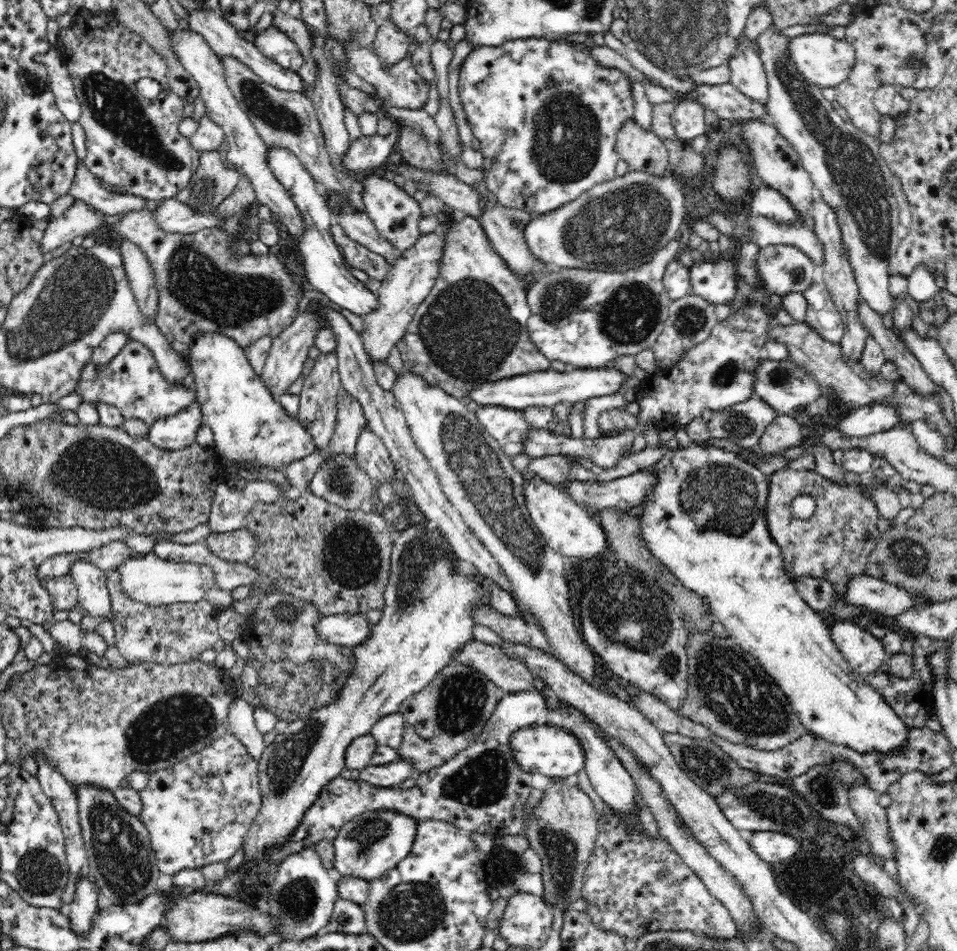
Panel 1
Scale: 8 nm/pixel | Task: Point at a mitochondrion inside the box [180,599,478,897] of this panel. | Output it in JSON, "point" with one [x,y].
{"point":[284,764]}

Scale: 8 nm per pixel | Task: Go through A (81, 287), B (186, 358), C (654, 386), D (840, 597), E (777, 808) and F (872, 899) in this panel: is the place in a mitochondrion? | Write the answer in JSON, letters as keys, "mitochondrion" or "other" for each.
{"A":"mitochondrion","B":"other","C":"other","D":"other","E":"mitochondrion","F":"other"}

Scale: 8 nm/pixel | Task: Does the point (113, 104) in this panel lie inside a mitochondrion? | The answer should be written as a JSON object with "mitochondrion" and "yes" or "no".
{"mitochondrion":"yes"}

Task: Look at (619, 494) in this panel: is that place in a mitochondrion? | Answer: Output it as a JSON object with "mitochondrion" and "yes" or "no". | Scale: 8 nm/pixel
{"mitochondrion":"no"}

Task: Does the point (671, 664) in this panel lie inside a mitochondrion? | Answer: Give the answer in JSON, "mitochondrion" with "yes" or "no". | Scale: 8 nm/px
{"mitochondrion":"yes"}

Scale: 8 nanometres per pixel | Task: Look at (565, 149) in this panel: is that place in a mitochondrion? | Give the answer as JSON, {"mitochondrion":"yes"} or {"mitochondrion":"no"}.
{"mitochondrion":"yes"}

